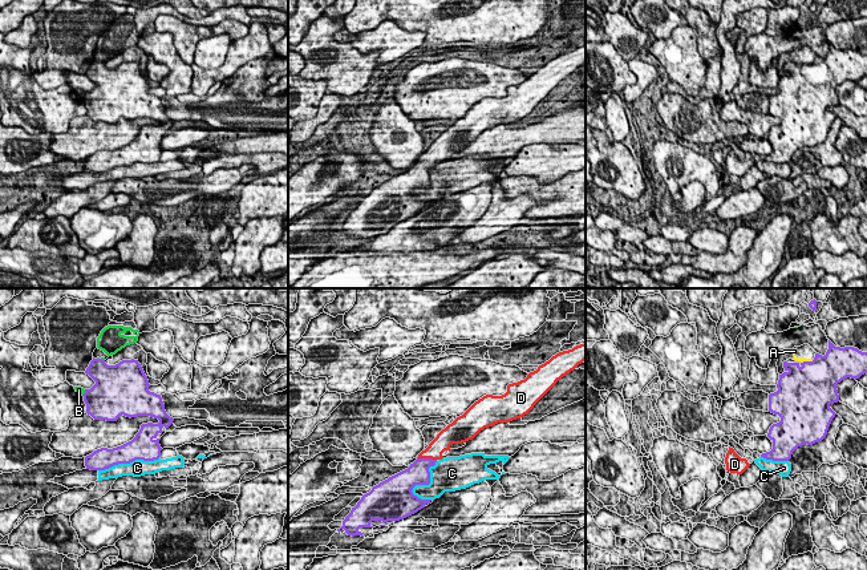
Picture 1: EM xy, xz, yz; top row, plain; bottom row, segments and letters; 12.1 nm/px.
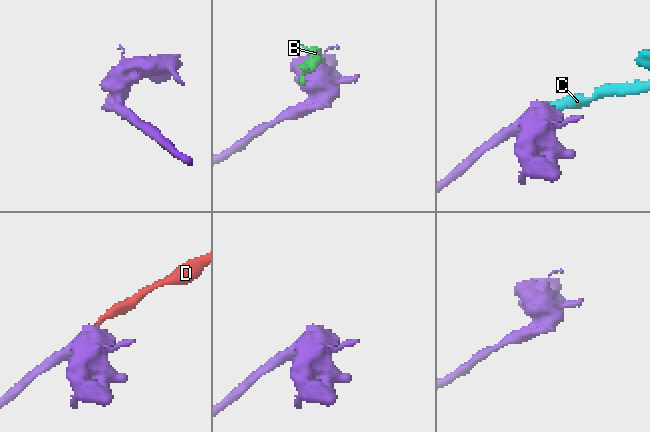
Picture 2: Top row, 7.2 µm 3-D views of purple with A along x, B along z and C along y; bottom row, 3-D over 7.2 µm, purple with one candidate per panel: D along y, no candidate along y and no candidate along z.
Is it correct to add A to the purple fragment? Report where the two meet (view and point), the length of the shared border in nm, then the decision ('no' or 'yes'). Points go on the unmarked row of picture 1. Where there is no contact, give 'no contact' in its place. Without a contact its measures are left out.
yz (806, 64) | 160 nm | no

